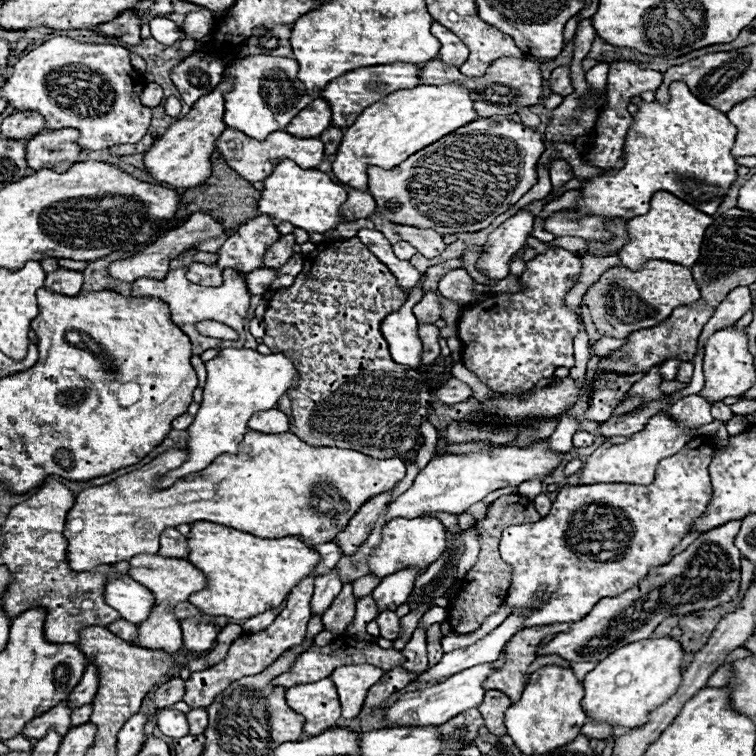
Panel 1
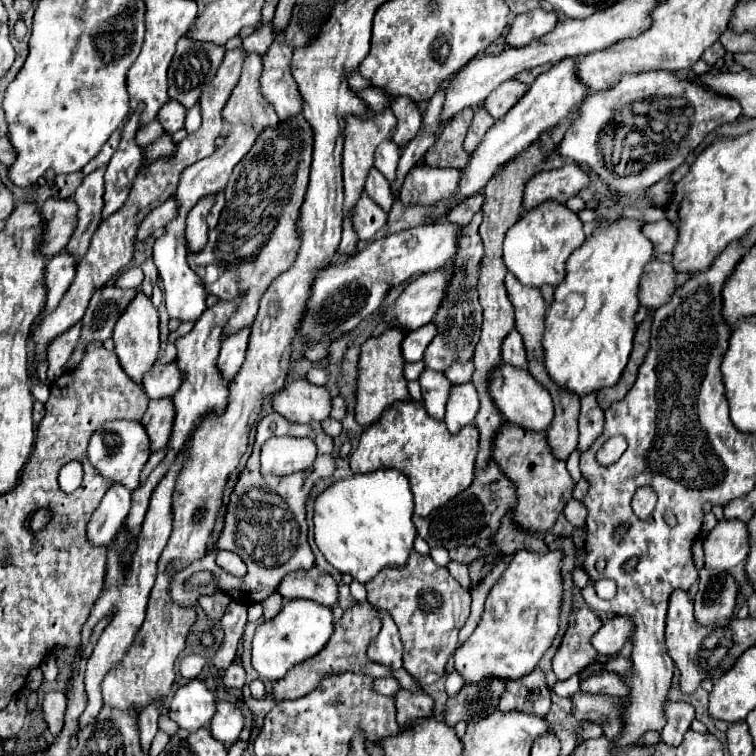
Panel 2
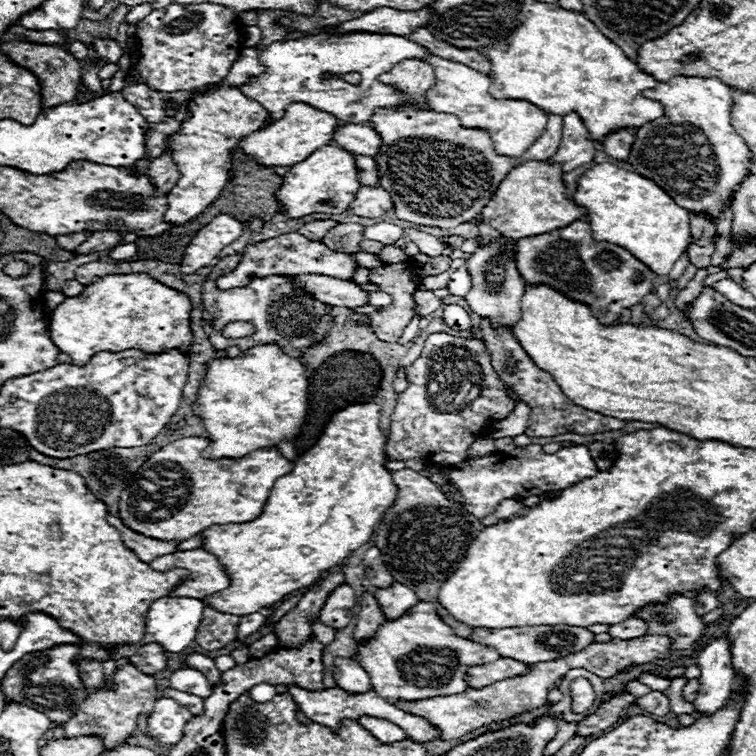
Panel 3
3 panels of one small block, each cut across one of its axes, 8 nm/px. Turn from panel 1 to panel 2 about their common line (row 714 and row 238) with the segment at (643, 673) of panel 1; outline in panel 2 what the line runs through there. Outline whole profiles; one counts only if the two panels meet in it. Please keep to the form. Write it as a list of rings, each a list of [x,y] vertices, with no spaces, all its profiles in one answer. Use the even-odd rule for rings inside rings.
[[[622,218],[612,224],[602,224],[594,230],[590,238],[568,258],[566,262],[566,278],[556,286],[554,298],[550,308],[546,310],[544,320],[544,334],[542,334],[542,350],[544,350],[544,368],[552,382],[556,382],[558,388],[564,388],[568,392],[576,392],[578,398],[598,392],[600,388],[614,386],[622,370],[628,362],[630,350],[632,350],[632,338],[636,332],[634,314],[640,308],[638,304],[638,282],[644,272],[644,266],[650,262],[654,252],[652,242],[642,234],[642,222]],[[568,294],[582,294],[586,304],[582,312],[574,320],[566,320],[564,314],[564,298]]]

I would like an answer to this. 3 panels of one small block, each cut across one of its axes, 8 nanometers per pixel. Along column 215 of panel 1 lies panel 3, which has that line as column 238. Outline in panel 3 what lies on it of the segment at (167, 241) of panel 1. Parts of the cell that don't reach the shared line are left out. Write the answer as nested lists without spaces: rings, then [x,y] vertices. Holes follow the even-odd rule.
[[[230,214],[216,216],[188,244],[180,270],[184,274],[194,274],[198,268],[208,266],[218,256],[218,252],[224,246],[232,244],[236,238],[240,238],[242,232],[244,232],[244,224],[234,216]]]

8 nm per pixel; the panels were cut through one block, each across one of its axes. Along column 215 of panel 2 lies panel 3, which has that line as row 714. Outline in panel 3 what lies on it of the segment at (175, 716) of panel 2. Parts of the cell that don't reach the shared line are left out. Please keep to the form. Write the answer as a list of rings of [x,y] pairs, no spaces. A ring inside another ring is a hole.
[[[714,638],[698,656],[702,670],[700,688],[694,698],[696,716],[712,716],[726,706],[736,686],[736,676],[730,662],[730,644],[726,638]]]

